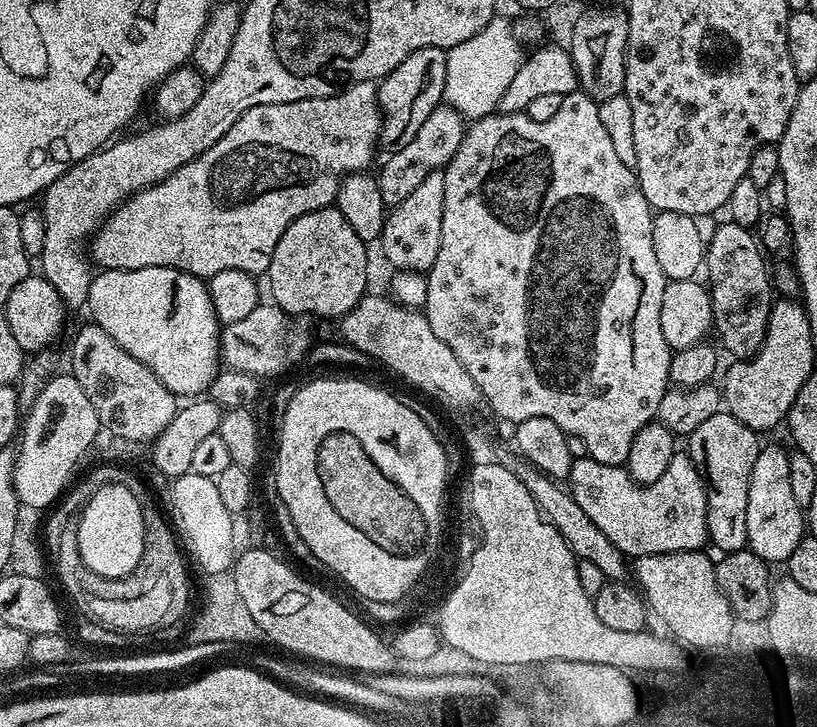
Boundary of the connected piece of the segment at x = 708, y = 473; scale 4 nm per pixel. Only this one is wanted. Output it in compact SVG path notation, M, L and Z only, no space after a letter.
M726 410L706 418L698 430L686 438L686 455L700 471L706 490L706 526L711 547L721 548L721 553L742 552L748 548L746 534L746 498L750 494L750 474L754 470L754 458L762 447L757 429L747 428L738 418Z

